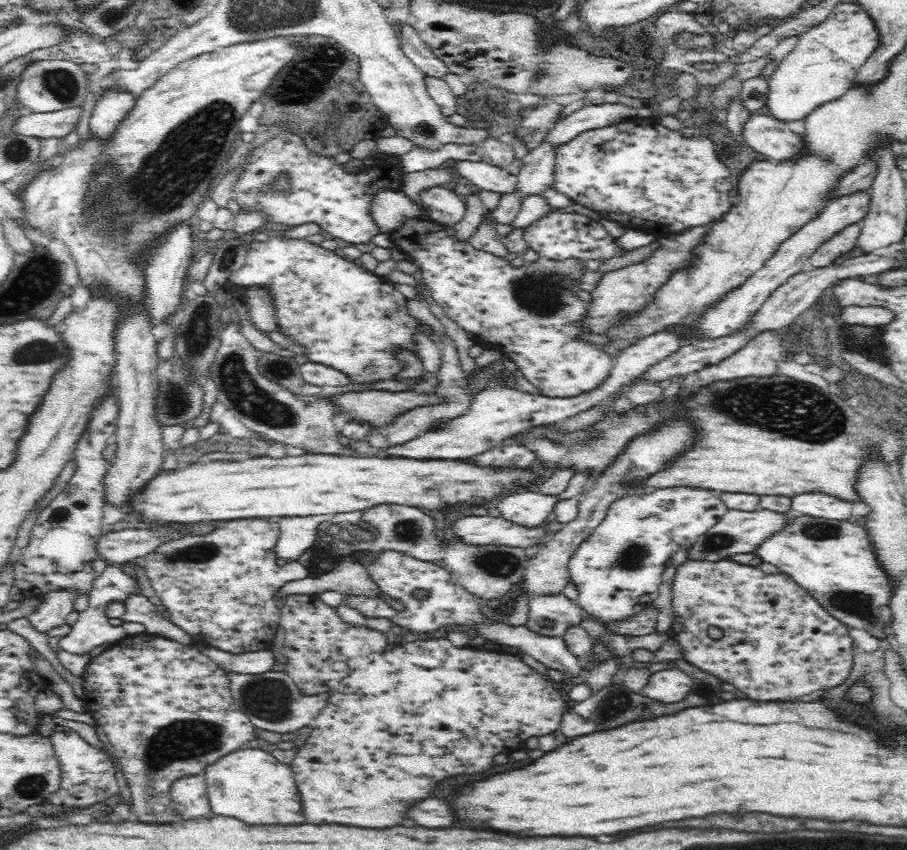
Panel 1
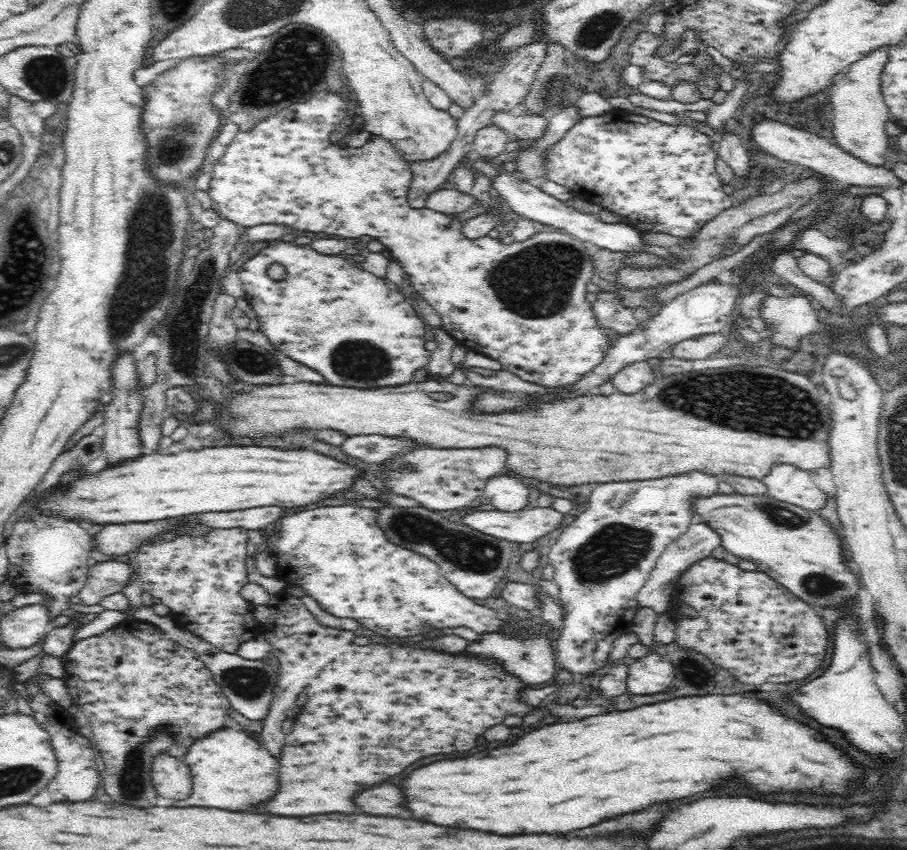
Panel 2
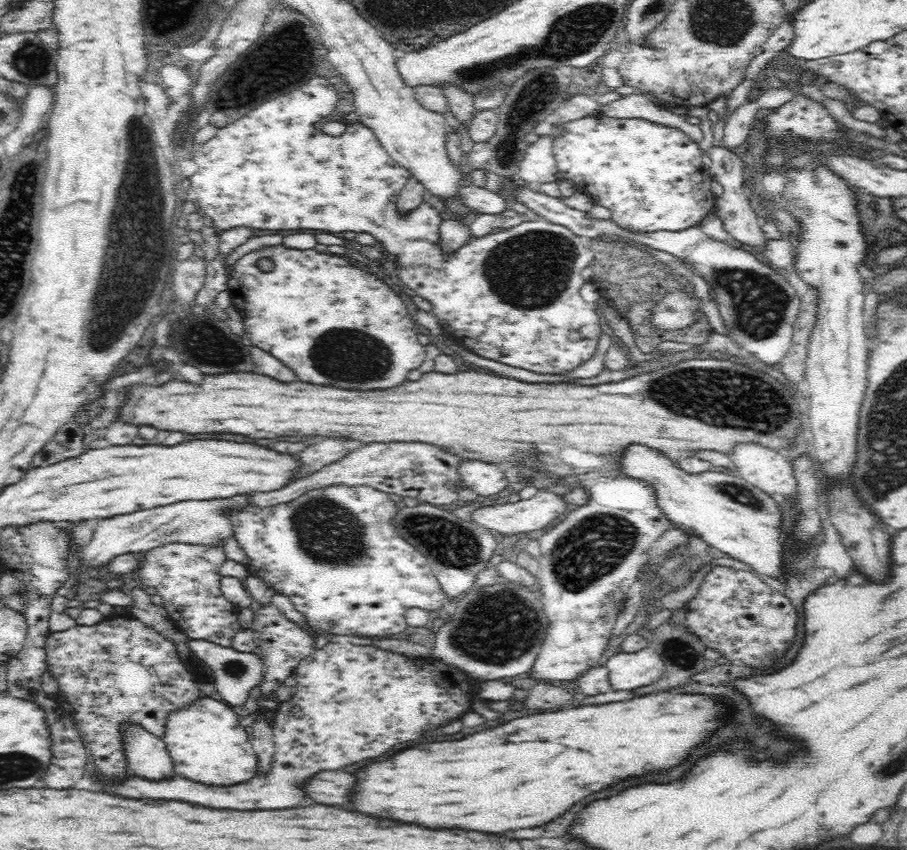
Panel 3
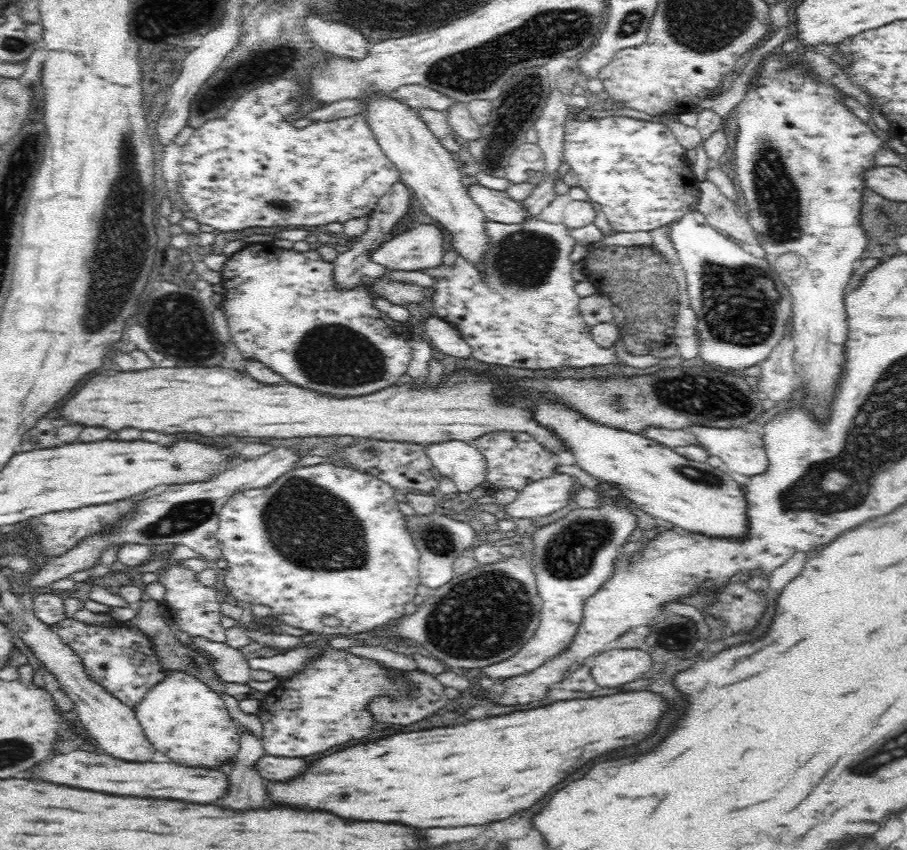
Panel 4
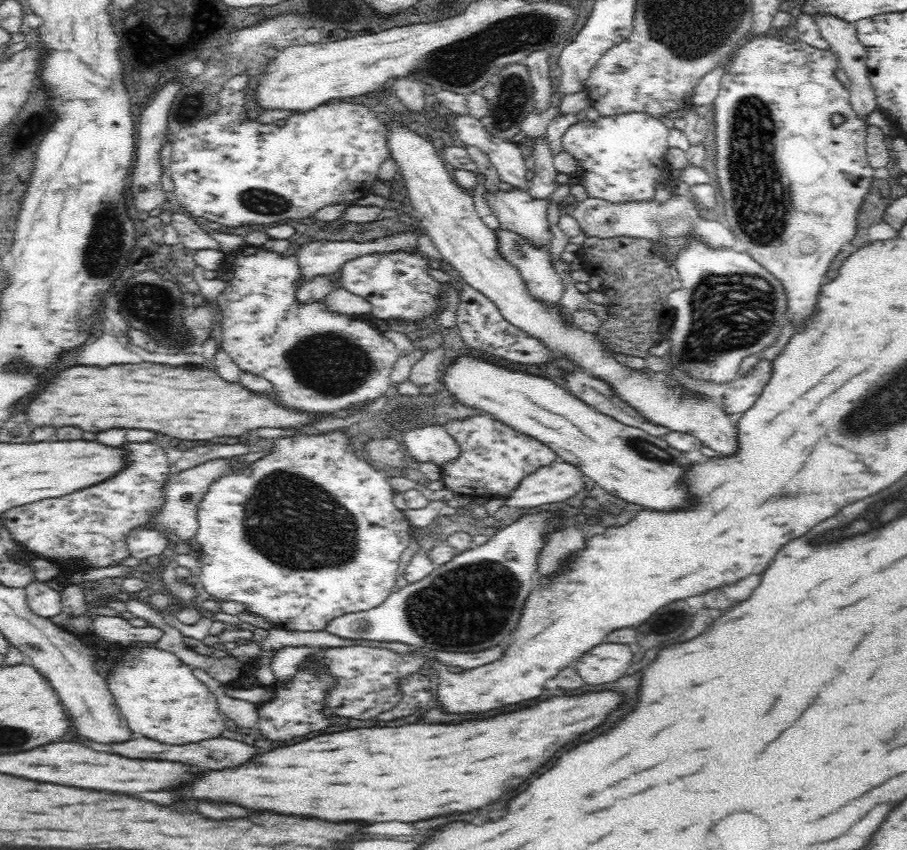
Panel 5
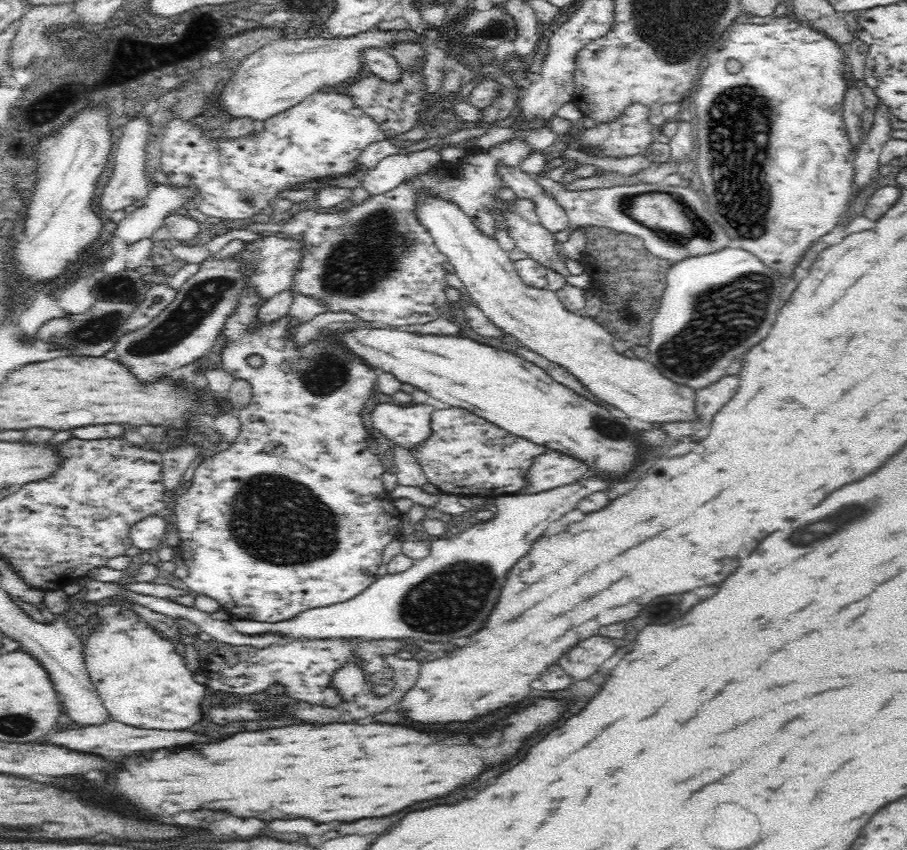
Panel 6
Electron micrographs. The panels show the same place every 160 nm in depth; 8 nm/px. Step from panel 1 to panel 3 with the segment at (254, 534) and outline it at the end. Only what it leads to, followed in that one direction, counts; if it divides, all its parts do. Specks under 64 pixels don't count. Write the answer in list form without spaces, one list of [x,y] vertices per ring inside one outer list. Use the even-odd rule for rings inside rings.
[[[223,541],[218,548],[208,548],[172,543],[147,550],[140,554],[139,568],[134,576],[138,584],[156,588],[167,615],[186,638],[230,647],[233,636],[241,627],[236,622],[238,608],[222,596],[218,586],[220,574],[216,572],[217,566],[228,559],[224,544]]]

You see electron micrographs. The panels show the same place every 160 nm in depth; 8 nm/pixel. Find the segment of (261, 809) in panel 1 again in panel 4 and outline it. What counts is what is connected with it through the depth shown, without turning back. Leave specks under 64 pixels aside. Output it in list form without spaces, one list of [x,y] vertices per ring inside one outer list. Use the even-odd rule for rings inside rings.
[[[164,669],[163,675],[145,690],[140,700],[133,703],[131,709],[152,748],[171,758],[174,763],[220,769],[216,766],[220,766],[230,757],[235,758],[241,728],[230,718],[219,694],[196,675],[180,669]]]

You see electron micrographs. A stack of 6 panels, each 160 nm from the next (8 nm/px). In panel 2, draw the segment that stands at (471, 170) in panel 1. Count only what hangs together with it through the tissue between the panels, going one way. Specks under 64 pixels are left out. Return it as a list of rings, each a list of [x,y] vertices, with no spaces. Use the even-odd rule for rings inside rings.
[[[500,172],[491,182],[493,187],[499,192],[499,196],[508,203],[511,210],[522,218],[535,222],[538,226],[560,229],[582,241],[592,242],[596,246],[614,252],[632,252],[633,250],[642,248],[646,244],[642,232],[630,223],[620,222],[611,224],[610,222],[603,222],[602,219],[596,218],[594,214],[580,211],[576,206],[566,206],[562,200],[558,200],[542,192],[537,185],[528,183],[519,175]]]

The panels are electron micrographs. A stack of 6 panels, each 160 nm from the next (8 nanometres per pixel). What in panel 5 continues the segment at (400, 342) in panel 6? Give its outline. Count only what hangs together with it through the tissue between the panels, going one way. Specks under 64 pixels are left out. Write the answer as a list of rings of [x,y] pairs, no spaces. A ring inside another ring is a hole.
[[[472,354],[454,356],[454,360],[444,366],[442,378],[438,380],[442,380],[442,386],[458,404],[482,410],[490,414],[492,418],[500,420],[502,425],[510,426],[512,430],[542,442],[553,450],[556,457],[577,466],[588,480],[616,494],[618,498],[642,504],[646,508],[656,508],[656,510],[662,510],[662,508],[666,510],[666,508],[684,504],[686,494],[682,492],[682,488],[676,486],[676,478],[680,470],[690,462],[684,460],[686,457],[682,451],[672,448],[667,443],[664,435],[652,436],[640,427],[628,426],[616,420],[612,415],[602,414],[570,393],[561,384],[554,384],[550,378],[530,374],[524,370],[512,370],[503,364],[494,364],[486,358],[472,356]]]

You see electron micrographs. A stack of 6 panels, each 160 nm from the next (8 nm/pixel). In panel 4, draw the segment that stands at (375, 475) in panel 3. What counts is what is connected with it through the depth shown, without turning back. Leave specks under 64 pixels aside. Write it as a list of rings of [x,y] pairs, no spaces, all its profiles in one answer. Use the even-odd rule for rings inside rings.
[[[362,439],[358,444],[346,446],[346,452],[338,454],[342,461],[340,465],[349,466],[351,470],[368,473],[381,478],[396,491],[403,493],[424,492],[432,493],[439,486],[434,482],[441,476],[424,453],[422,444],[408,441],[387,441],[384,439]]]

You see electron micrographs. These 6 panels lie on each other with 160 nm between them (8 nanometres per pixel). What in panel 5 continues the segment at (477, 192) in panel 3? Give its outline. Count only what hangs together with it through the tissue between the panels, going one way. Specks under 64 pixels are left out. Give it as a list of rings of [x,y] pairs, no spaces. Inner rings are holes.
[[[514,189],[513,191],[487,192],[484,196],[493,214],[499,220],[501,229],[509,230],[521,236],[528,244],[534,248],[547,248],[550,245],[552,233],[550,222],[546,217],[550,200],[548,198],[534,198],[527,191]]]

